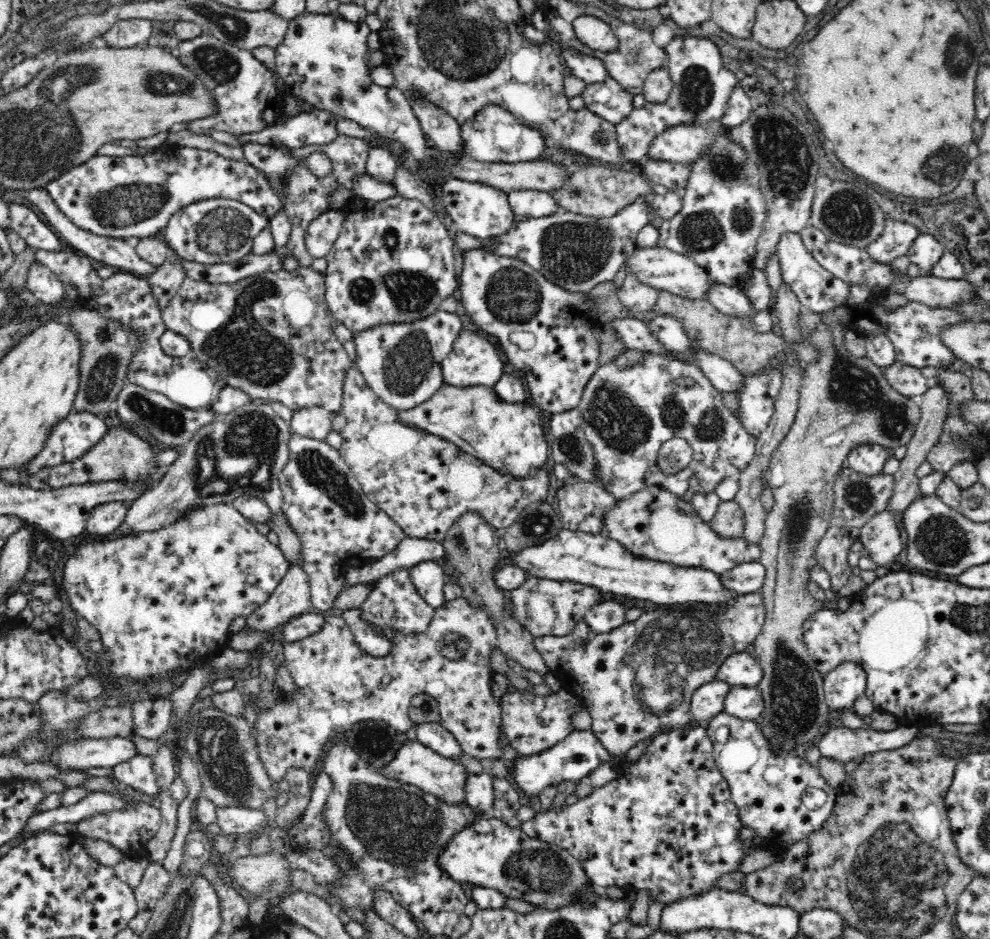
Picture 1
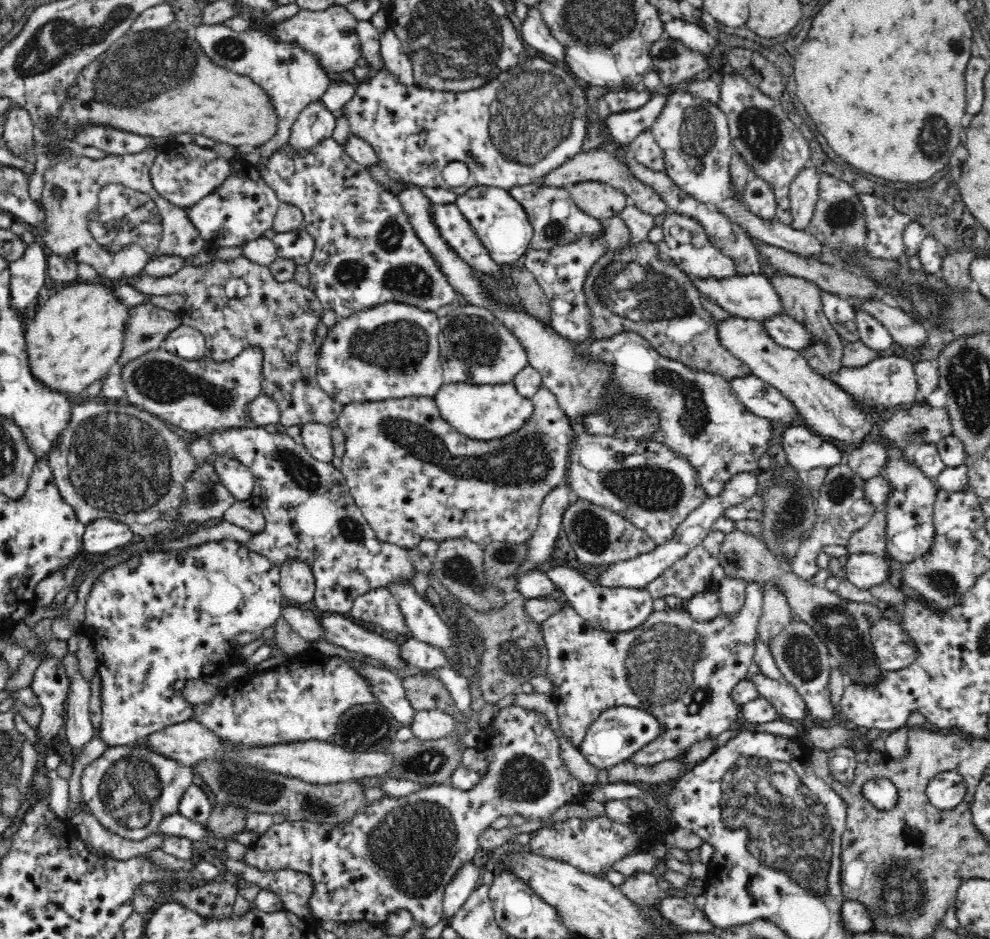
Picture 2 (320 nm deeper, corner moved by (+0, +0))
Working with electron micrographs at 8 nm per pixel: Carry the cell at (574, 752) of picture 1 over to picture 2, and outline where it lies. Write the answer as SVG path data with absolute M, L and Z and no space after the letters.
M634 706L614 707L605 710L591 725L579 746L579 751L596 768L612 768L623 760L628 760L646 743L656 740L661 726L649 712Z

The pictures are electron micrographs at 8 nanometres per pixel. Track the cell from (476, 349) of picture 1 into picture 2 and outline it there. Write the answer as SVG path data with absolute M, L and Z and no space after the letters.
M459 302L452 306L446 316L439 318L439 325L438 341L443 384L512 383L515 374L530 365L529 354L515 334L486 308Z

